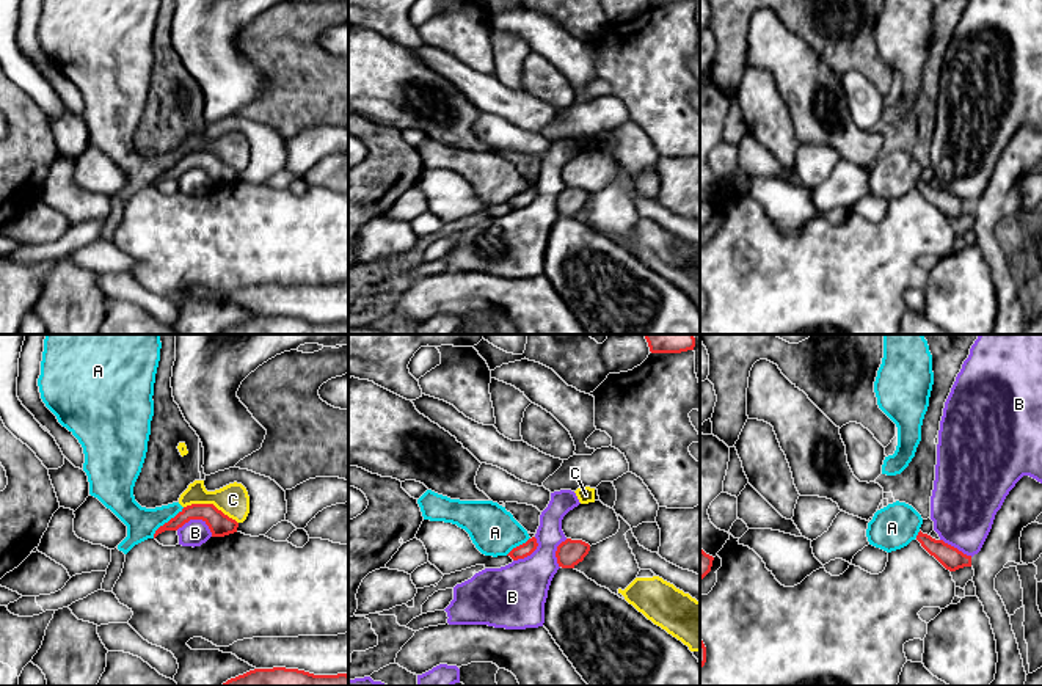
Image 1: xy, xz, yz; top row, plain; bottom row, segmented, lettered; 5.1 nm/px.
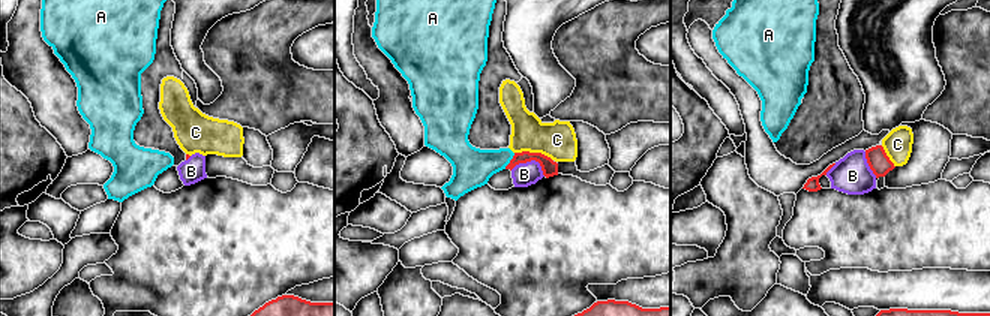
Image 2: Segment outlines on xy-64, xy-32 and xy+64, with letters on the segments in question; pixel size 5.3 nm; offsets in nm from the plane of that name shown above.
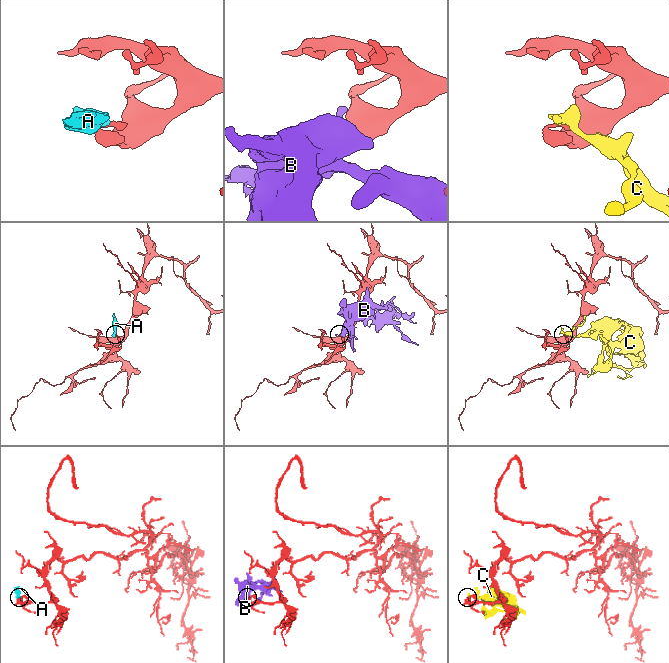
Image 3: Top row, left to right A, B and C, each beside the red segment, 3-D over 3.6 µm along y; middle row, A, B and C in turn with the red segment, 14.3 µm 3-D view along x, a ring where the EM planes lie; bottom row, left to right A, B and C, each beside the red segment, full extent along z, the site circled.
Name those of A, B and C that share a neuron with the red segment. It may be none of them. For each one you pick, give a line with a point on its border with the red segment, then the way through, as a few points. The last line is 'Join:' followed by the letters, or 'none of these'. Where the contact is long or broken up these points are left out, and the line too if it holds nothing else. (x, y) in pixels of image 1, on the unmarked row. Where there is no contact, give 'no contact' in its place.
Join: none of these

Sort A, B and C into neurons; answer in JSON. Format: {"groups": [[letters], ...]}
{"groups": [["A", "C"], ["B"]]}

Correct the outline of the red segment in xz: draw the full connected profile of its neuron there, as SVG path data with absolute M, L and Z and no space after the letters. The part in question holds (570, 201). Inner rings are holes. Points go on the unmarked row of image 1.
M567 187L557 195L556 206L562 217L574 217L588 203L590 193L582 188Z

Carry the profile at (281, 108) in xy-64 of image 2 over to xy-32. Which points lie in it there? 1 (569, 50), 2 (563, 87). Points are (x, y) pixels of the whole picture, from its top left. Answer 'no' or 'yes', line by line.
1: yes
2: no

